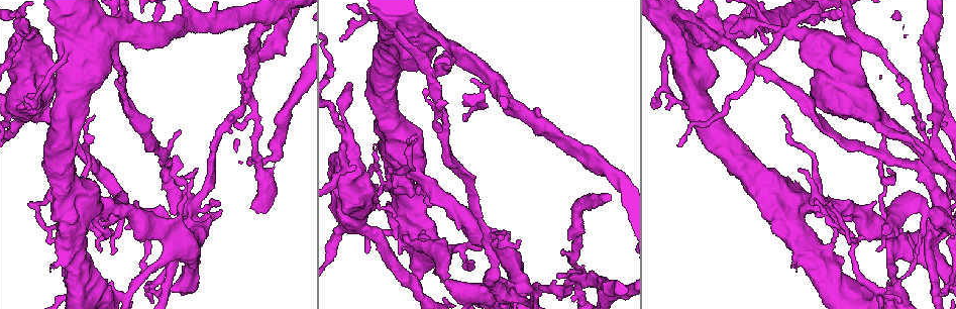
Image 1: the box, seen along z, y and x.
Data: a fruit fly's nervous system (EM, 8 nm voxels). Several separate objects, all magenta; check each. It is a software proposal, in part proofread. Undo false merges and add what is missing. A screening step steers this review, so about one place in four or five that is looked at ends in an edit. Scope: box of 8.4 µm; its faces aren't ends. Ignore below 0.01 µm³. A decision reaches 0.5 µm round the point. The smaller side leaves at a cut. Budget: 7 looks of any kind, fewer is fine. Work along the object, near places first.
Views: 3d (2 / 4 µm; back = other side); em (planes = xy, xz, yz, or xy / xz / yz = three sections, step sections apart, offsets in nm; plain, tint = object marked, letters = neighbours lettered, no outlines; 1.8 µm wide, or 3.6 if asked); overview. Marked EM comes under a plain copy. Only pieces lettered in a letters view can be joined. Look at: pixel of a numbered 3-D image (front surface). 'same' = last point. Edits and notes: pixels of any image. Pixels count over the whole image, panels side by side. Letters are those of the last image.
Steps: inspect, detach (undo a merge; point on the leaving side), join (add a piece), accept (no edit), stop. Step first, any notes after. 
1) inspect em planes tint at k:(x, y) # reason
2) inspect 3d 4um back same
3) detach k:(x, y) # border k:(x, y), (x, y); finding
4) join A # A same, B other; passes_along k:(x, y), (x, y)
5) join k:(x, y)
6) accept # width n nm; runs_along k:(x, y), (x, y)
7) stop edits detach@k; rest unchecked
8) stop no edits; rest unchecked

inspect em planes letters at 1:(49, 269) # stops while still wide

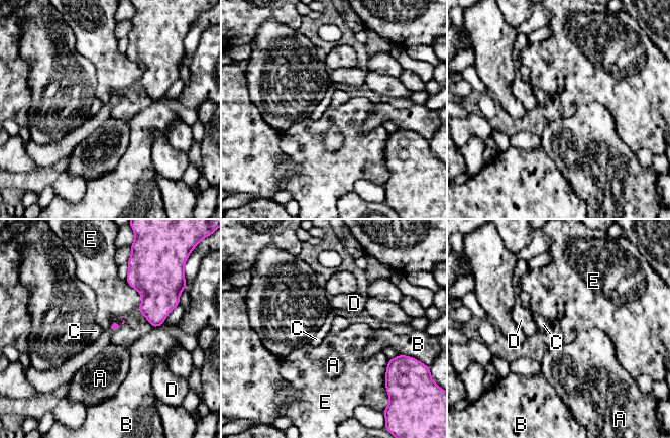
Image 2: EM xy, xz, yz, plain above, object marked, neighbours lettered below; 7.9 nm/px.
accept # A other, B other, C other, D other, E other; border 2:(125, 281), (152, 327); none of them fits

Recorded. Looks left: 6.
inspect em 3.6um planes tint at 1:(876, 289)

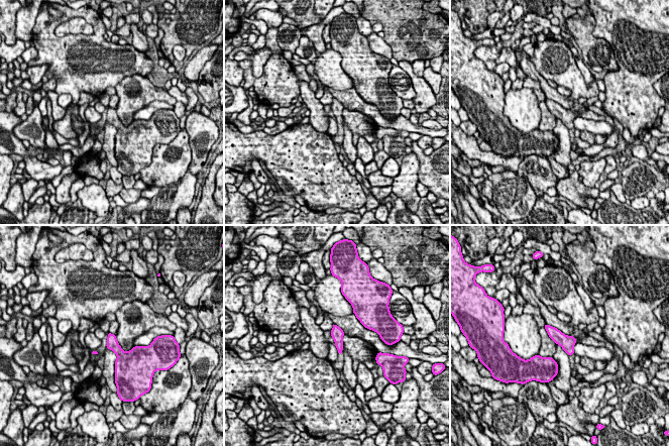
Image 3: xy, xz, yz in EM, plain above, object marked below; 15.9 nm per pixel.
inspect em 3.6um planes letters same # what lies round it

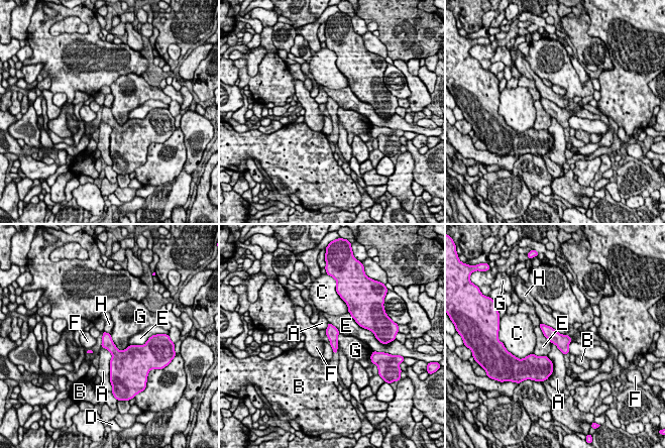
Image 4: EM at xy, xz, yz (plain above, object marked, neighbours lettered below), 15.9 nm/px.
accept # A other, B other, C other, D other, E other, F other, G other, H other; border 4:(541, 322), (564, 335); all the same cell

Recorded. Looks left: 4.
inspect 3d 4um back at 1:(937, 295) # closes a loop

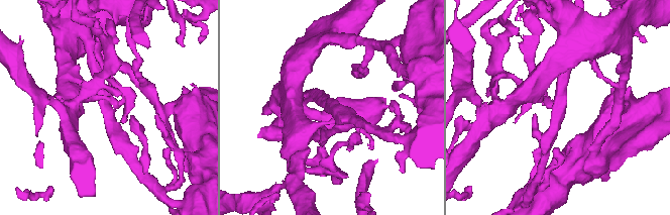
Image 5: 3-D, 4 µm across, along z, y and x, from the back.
inspect em planes letters at 5:(558, 106)

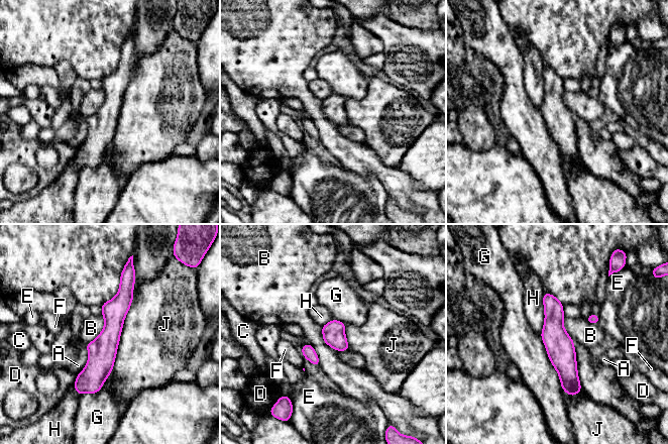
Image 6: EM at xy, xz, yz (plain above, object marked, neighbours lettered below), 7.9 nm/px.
accept # width 180 nm; A other, B other, C other, D other, E other, F other, G other, H other, J other; border 6:(102, 316), (104, 327), (85, 345); continuous, no second cell

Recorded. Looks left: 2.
stop no edits; rest unchecked

